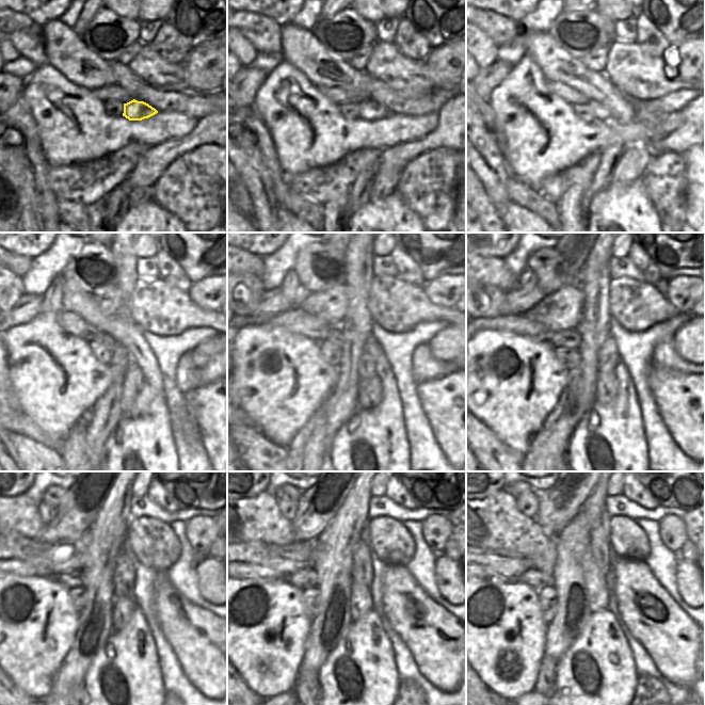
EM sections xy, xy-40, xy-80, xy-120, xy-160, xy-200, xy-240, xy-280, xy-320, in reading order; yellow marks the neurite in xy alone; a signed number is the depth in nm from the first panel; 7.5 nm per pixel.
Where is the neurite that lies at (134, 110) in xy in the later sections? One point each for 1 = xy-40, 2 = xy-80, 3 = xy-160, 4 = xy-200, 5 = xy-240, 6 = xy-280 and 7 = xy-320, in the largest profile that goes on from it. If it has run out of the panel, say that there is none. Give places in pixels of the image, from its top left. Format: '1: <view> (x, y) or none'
1: xy-40 (367, 110)
2: xy-80 (602, 113)
3: xy-160 (335, 336)
4: xy-200 (567, 337)
5: xy-240 (73, 578)
6: xy-280 (308, 578)
7: xy-320 (537, 579)

